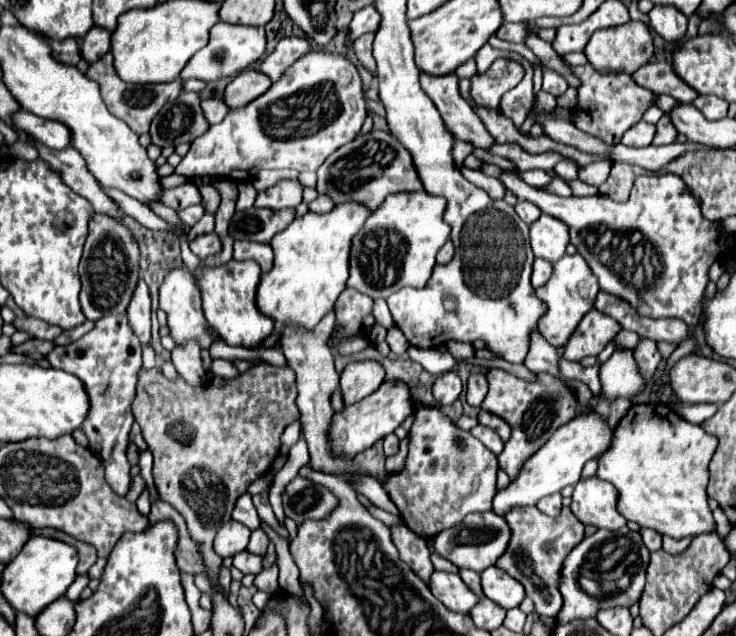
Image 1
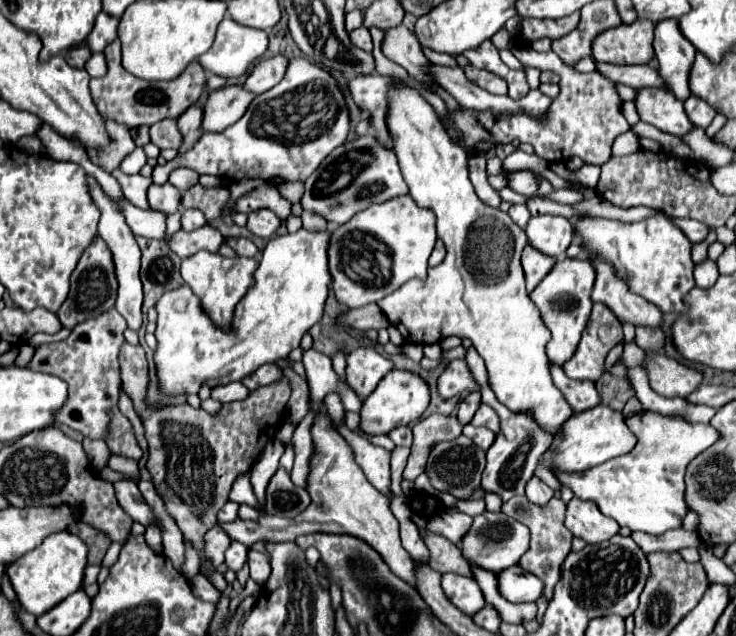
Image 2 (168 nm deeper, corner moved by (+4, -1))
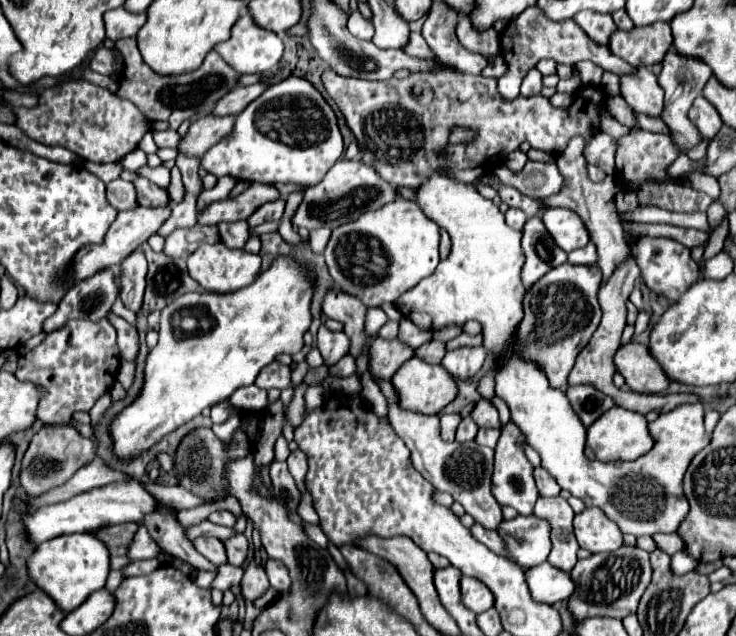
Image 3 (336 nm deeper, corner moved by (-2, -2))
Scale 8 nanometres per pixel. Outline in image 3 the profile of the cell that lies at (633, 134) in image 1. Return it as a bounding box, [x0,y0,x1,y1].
[585,132,615,174]

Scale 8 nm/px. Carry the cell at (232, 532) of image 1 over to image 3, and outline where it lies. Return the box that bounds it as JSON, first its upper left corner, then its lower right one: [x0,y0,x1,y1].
[193,538,227,564]

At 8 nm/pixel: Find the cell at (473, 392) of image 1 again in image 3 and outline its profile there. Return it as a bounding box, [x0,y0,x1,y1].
[455,416,477,444]

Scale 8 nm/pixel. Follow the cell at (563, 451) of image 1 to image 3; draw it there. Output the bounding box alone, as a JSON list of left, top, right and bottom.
[585,406,655,462]

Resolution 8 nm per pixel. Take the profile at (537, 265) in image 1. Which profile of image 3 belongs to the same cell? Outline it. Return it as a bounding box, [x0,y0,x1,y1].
[521,212,567,288]

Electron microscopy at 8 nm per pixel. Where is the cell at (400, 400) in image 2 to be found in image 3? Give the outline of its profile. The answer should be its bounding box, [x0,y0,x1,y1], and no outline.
[393,356,457,414]

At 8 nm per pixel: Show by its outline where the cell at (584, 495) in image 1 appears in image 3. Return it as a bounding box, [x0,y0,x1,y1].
[573,508,623,554]

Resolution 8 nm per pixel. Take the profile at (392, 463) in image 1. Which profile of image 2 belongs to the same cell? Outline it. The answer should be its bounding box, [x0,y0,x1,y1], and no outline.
[403,415,463,481]

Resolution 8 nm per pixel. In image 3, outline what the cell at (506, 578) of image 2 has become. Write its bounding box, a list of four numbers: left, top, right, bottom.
[527,562,575,604]

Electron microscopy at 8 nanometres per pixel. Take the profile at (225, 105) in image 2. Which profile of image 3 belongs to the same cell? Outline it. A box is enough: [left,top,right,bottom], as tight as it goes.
[177,116,233,158]

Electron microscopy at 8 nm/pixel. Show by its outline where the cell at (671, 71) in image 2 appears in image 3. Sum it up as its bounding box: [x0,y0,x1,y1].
[659,50,713,154]

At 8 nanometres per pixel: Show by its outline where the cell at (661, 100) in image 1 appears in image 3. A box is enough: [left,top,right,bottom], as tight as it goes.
[601,71,620,96]

